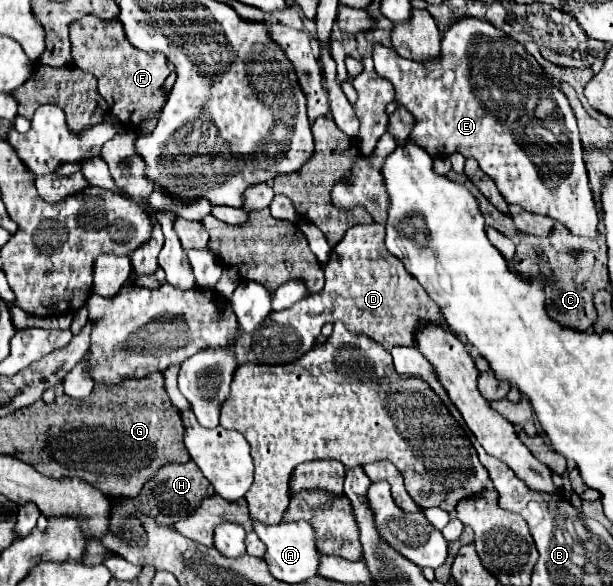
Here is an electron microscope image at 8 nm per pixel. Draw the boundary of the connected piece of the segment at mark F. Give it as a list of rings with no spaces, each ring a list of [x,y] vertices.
[[[85,16],[83,20],[71,24],[71,54],[77,68],[83,72],[95,74],[99,80],[99,94],[107,100],[109,106],[115,102],[125,102],[123,108],[129,114],[129,120],[123,122],[125,126],[137,130],[143,120],[147,120],[151,114],[161,112],[167,100],[165,80],[171,74],[169,60],[161,52],[143,52],[133,48],[125,40],[125,32],[121,22],[101,22],[95,16]]]

